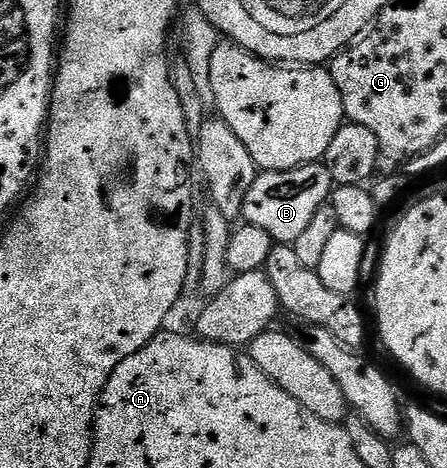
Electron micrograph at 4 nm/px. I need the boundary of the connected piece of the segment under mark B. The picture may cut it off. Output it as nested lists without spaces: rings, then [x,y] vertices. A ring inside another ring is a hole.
[[[323,162],[308,163],[289,171],[265,171],[257,174],[254,185],[246,193],[243,222],[266,229],[277,244],[291,245],[310,225],[320,206],[329,202],[333,190],[332,178]]]

